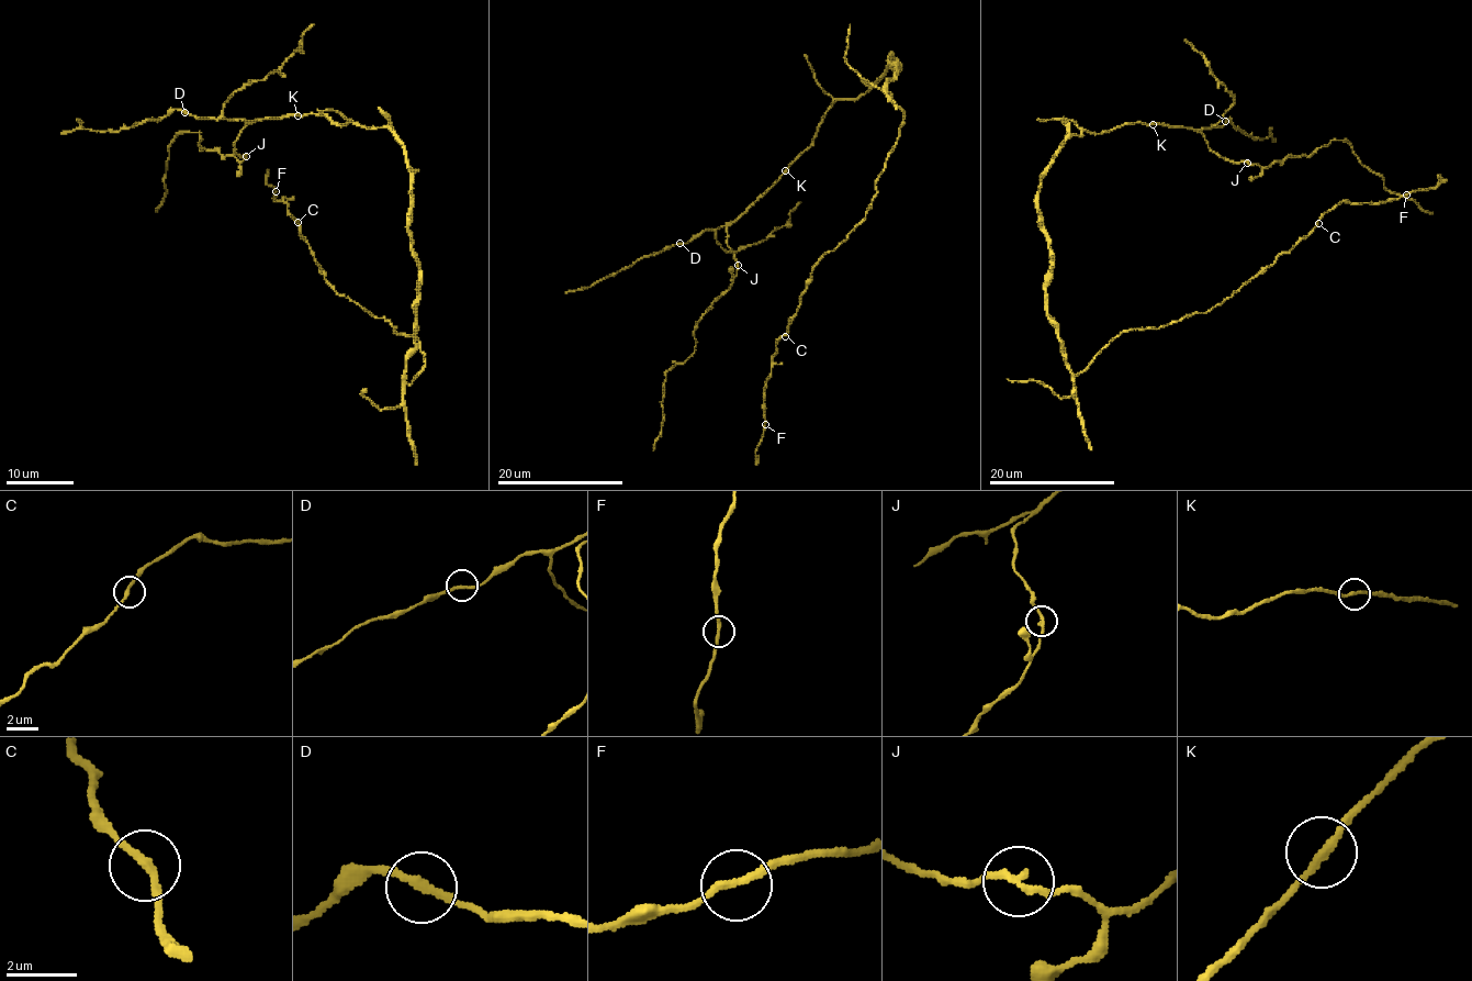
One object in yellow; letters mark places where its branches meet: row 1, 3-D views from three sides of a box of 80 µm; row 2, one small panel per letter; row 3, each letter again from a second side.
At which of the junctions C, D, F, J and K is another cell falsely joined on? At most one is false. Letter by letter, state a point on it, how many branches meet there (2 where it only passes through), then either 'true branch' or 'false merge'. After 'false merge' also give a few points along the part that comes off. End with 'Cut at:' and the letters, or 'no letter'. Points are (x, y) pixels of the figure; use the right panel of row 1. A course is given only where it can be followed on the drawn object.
C: at (1318, 223); 2 branches meet; true branch
D: at (1225, 121); 2 branches meet; true branch
F: at (1406, 194); 2 branches meet; true branch
J: at (1247, 163); 2 branches meet; true branch
K: at (1153, 124); 2 branches meet; true branch
Cut at: no letter

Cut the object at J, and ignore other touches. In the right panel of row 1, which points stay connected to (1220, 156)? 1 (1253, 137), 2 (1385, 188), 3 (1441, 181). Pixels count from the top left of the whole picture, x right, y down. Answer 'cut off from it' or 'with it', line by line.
1: with it
2: cut off from it
3: with it

